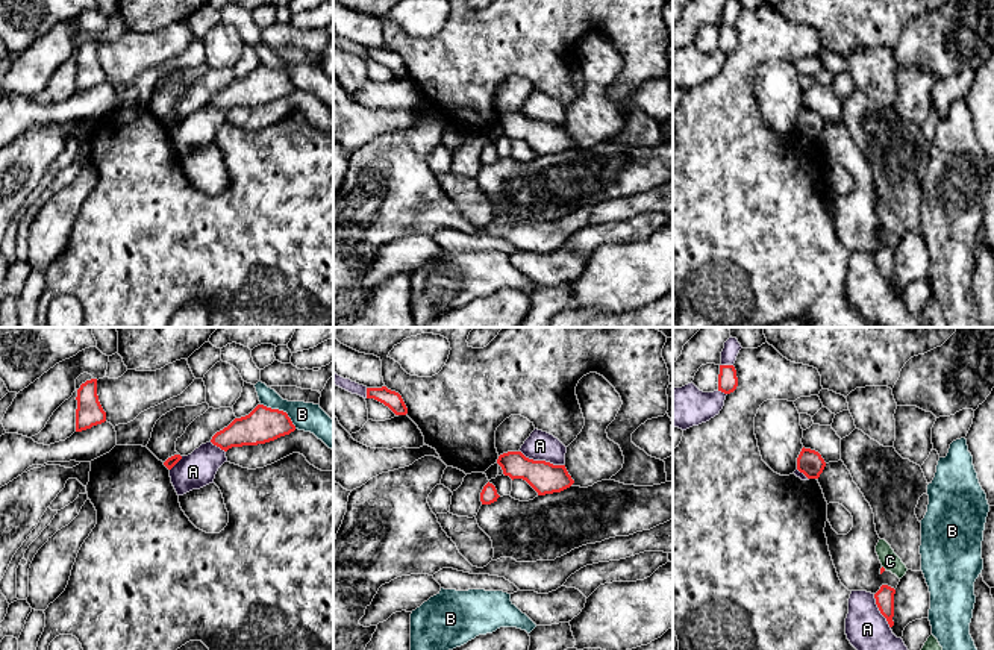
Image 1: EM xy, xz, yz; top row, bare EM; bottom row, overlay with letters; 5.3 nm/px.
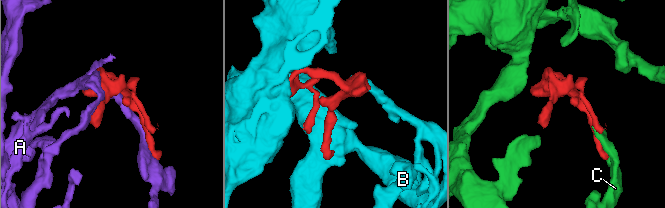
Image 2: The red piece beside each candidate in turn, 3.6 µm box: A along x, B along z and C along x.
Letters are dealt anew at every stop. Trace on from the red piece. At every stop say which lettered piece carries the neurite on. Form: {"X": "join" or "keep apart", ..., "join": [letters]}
{"A": "join", "B": "keep apart", "C": "keep apart", "join": ["A"]}

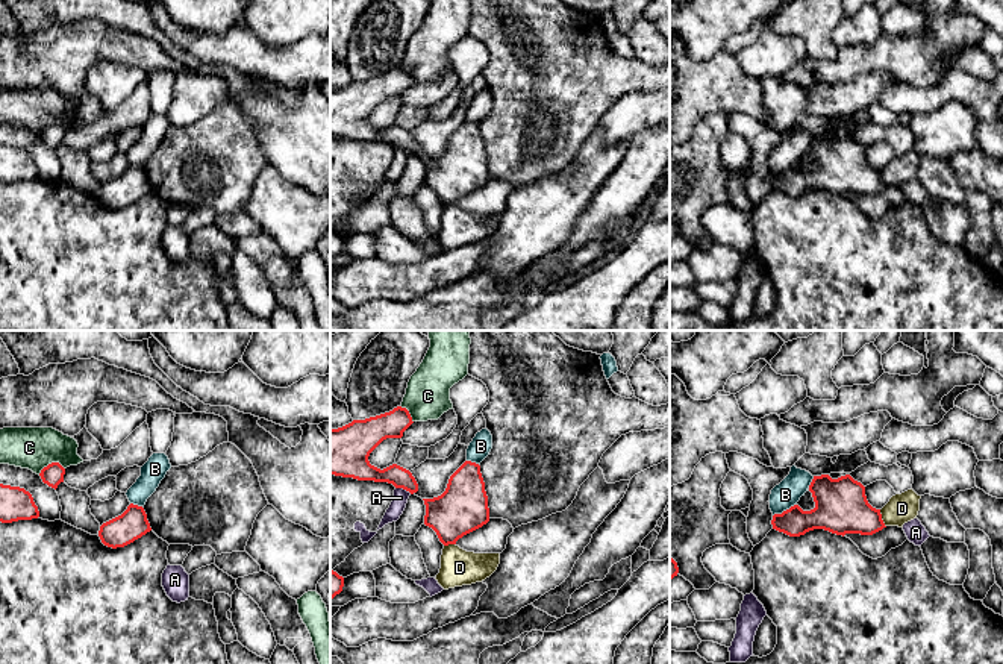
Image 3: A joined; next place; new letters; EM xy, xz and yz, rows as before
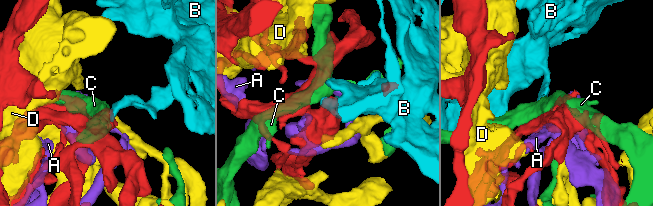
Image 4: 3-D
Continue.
{"A": "keep apart", "B": "keep apart", "C": "keep apart", "D": "keep apart", "join": []}

